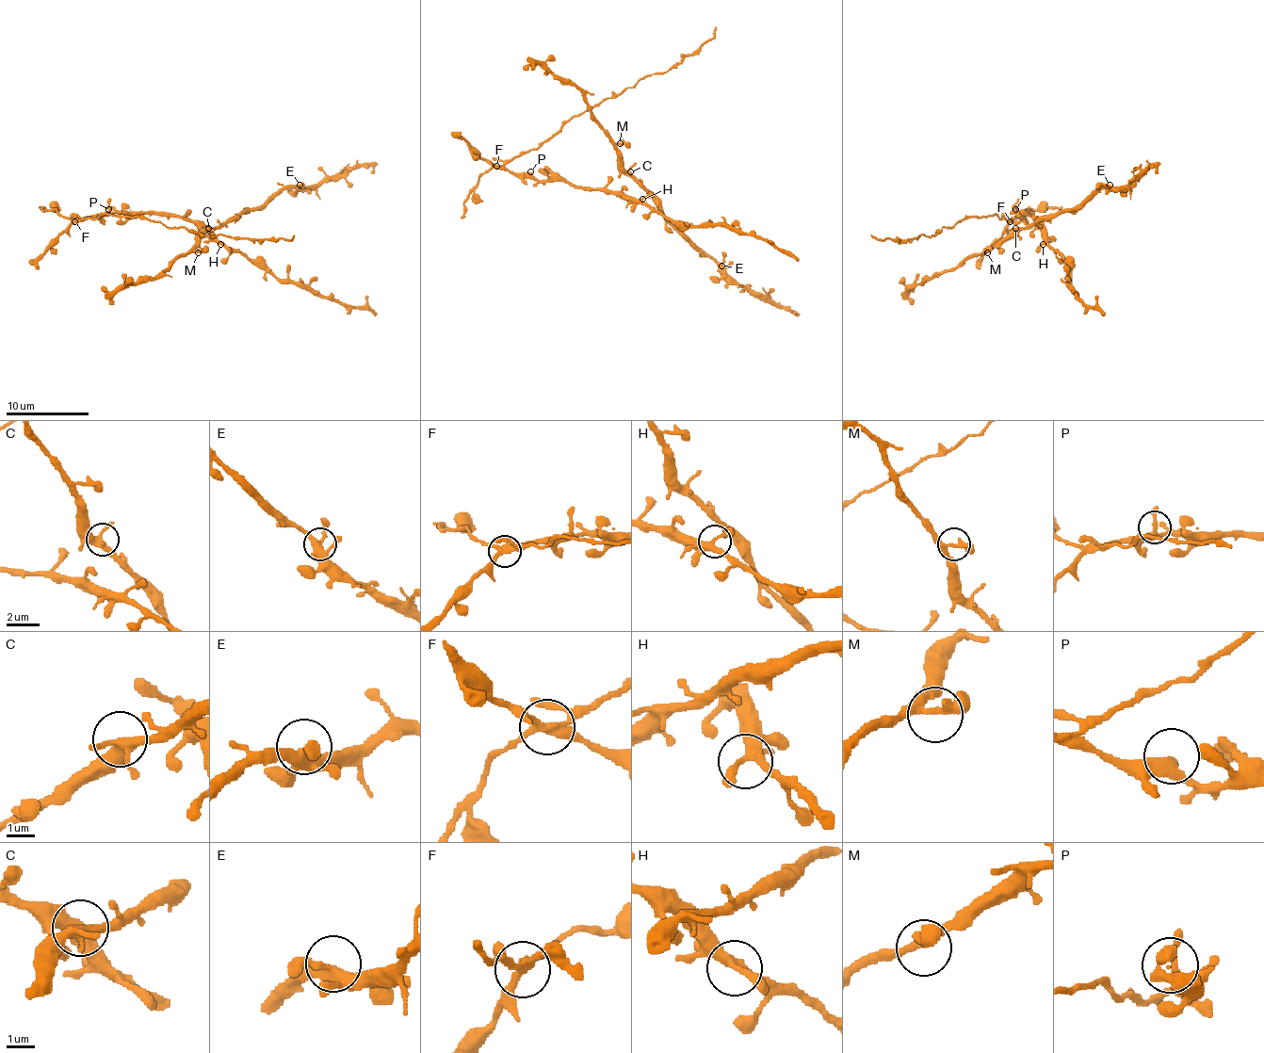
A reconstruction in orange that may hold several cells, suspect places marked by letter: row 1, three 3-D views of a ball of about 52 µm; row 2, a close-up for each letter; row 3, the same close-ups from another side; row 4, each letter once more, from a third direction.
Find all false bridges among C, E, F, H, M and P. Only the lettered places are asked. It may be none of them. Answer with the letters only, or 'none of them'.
F

